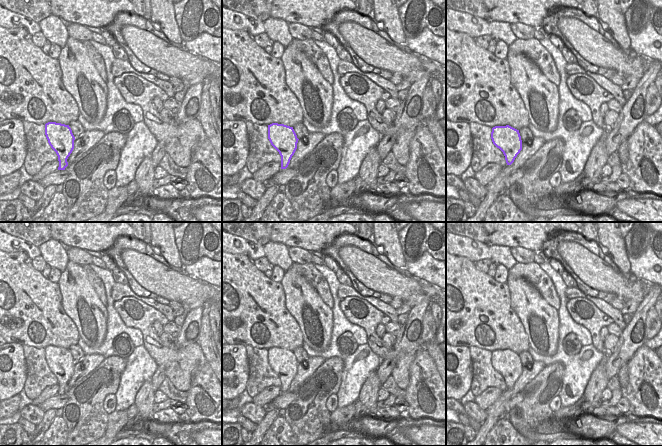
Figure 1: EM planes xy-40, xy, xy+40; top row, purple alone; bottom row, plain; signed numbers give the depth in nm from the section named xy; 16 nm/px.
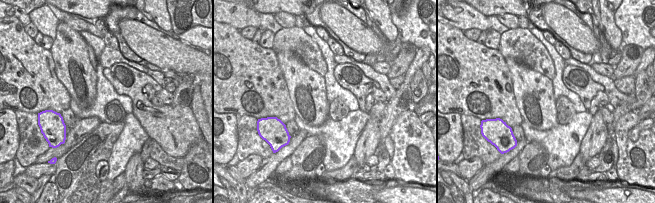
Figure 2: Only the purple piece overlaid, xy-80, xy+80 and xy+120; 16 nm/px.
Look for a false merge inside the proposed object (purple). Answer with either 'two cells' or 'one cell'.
one cell

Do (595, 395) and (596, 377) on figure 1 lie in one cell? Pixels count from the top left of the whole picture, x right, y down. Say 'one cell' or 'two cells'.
one cell

